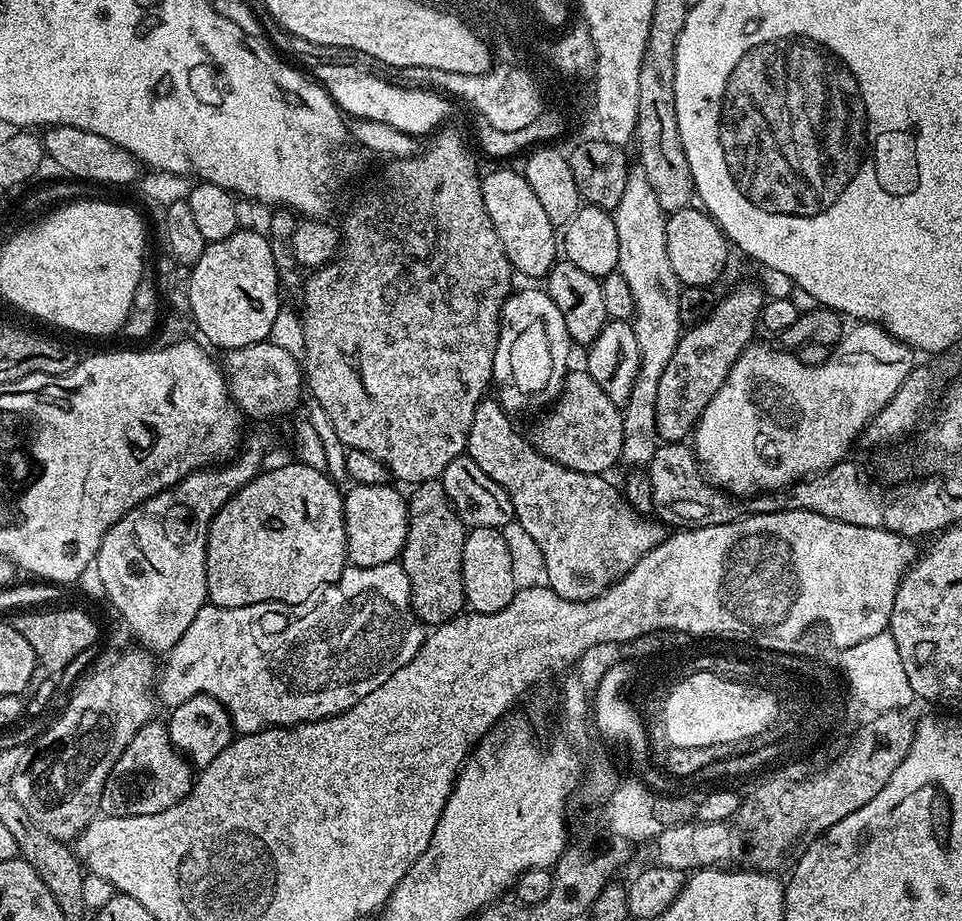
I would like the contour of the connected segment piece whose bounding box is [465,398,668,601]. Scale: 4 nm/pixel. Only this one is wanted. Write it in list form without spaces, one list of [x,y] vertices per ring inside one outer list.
[[[497,399],[481,400],[467,436],[466,454],[510,495],[515,521],[542,552],[549,588],[567,601],[594,600],[600,596],[602,584],[585,579],[608,576],[608,582],[614,584],[664,541],[667,527],[638,516],[605,475],[570,470],[546,459],[525,435],[523,438],[514,430],[510,420]]]

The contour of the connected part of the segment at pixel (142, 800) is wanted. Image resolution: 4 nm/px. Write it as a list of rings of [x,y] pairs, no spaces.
[[[149,722],[130,738],[126,750],[114,762],[104,783],[100,812],[105,816],[141,816],[158,814],[192,791],[194,768],[170,742],[167,727],[163,723]]]

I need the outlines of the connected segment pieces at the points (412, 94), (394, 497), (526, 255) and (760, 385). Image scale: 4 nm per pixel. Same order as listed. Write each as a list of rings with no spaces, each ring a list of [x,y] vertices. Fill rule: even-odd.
[[[312,50],[301,52],[301,65],[314,73],[317,83],[323,85],[328,95],[338,108],[349,117],[359,120],[385,122],[402,133],[410,133],[414,138],[421,138],[435,133],[454,112],[455,101],[432,89],[408,88],[401,84],[390,83],[375,73],[357,70],[354,64],[347,64],[339,56],[332,56],[331,62],[312,58]]]
[[[391,483],[366,486],[358,484],[349,487],[349,492],[343,493],[344,497],[344,529],[346,530],[346,546],[348,547],[347,563],[353,568],[369,568],[391,564],[404,550],[406,530],[408,529],[408,501],[405,493],[400,493],[399,487]]]
[[[500,168],[481,179],[480,189],[486,214],[490,214],[490,222],[494,222],[494,230],[513,269],[519,275],[521,272],[524,276],[547,277],[558,259],[558,232],[550,218],[546,218],[546,209],[538,203],[534,190],[530,190],[530,182],[526,182],[523,171]]]
[[[860,322],[852,327],[845,331],[840,343],[831,349],[828,359],[818,366],[806,366],[791,351],[785,350],[780,346],[771,348],[770,345],[759,344],[759,342],[749,344],[740,353],[740,356],[734,362],[734,366],[730,366],[730,374],[726,374],[726,382],[722,382],[722,386],[718,386],[718,392],[714,394],[714,398],[710,398],[710,406],[706,406],[706,410],[702,410],[694,433],[696,461],[703,468],[704,475],[717,488],[722,488],[740,498],[748,498],[753,494],[767,494],[773,490],[787,488],[788,485],[795,484],[797,480],[815,476],[817,472],[824,472],[840,463],[851,453],[848,451],[851,450],[852,443],[858,440],[858,437],[863,433],[864,427],[880,413],[882,406],[886,406],[886,402],[890,402],[890,398],[894,398],[894,394],[898,394],[902,382],[906,382],[906,378],[914,367],[914,359],[912,360],[912,356],[914,357],[913,349],[889,335],[888,329],[880,327],[875,322]]]

